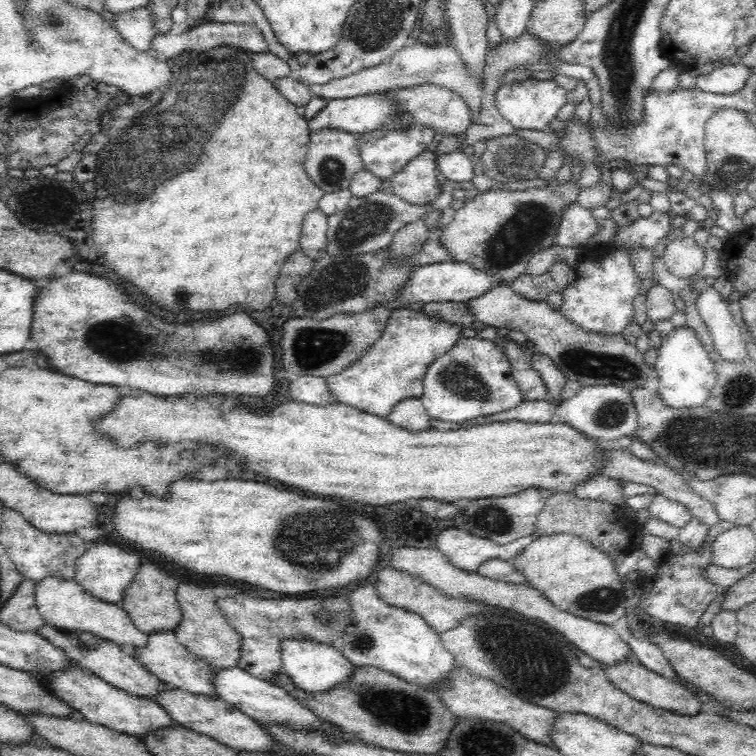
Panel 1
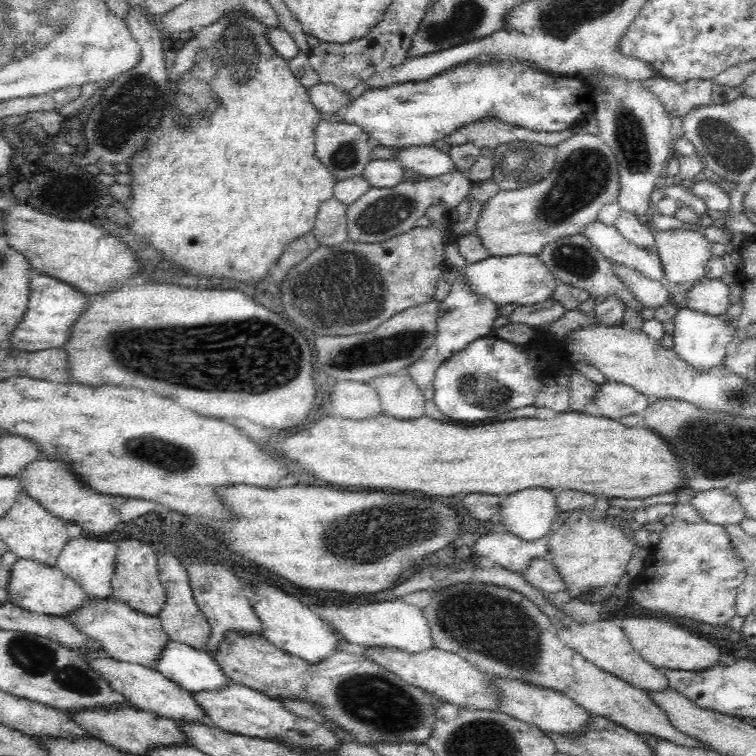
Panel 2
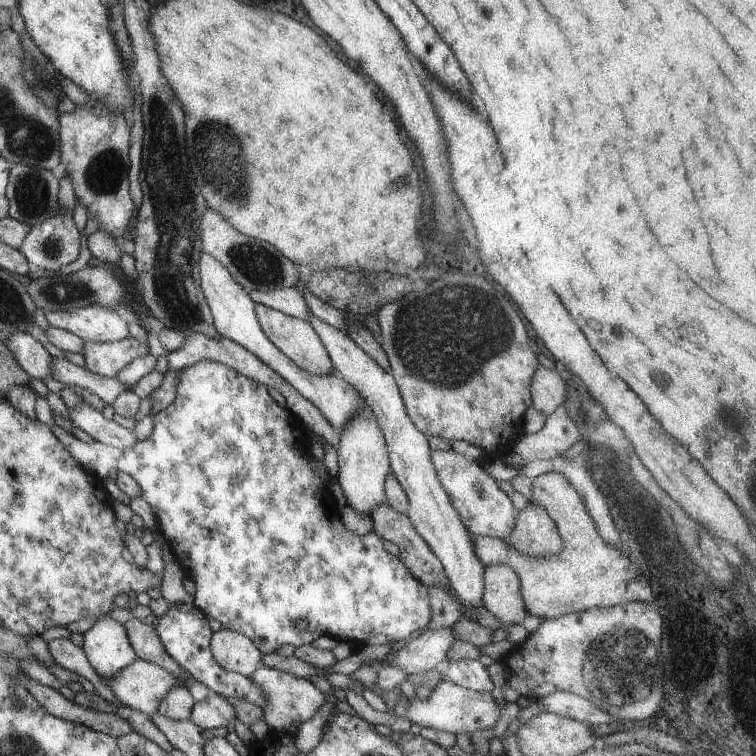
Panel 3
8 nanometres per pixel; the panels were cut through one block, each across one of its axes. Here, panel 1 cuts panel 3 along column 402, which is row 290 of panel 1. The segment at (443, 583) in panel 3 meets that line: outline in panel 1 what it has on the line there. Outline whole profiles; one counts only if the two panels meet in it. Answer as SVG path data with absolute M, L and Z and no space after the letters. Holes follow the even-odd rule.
M562 261L554 263L543 275L521 274L511 282L510 286L514 292L528 300L544 302L552 292L561 293L566 287L573 285L576 277L576 269Z

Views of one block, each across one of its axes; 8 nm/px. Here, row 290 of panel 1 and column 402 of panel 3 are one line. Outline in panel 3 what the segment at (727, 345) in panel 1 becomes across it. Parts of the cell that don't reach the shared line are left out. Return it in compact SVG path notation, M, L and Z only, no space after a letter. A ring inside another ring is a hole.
M445 679L431 690L427 698L418 699L415 696L410 701L405 699L404 702L397 703L393 708L392 715L403 716L409 722L418 724L422 728L435 728L435 730L451 732L454 735L457 733L471 735L475 730L493 727L502 706L497 704L489 693L466 689Z

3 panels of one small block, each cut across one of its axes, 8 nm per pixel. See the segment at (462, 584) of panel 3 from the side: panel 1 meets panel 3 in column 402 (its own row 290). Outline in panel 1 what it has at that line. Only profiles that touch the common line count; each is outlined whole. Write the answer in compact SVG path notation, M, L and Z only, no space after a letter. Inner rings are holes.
M454 260L419 266L399 292L400 302L465 302L473 301L485 295L492 287L502 284L497 282L486 270L476 270L468 262Z

